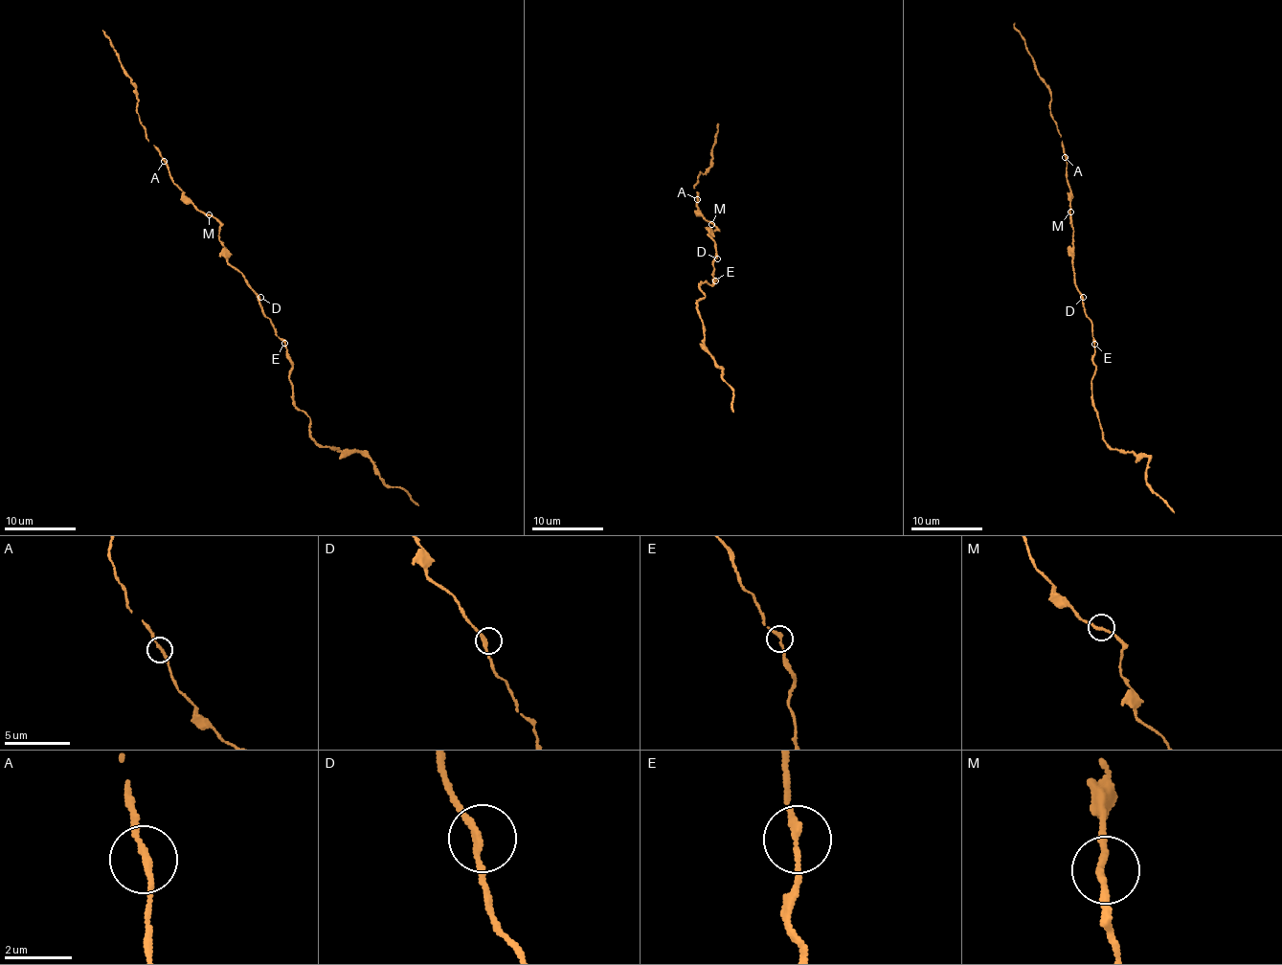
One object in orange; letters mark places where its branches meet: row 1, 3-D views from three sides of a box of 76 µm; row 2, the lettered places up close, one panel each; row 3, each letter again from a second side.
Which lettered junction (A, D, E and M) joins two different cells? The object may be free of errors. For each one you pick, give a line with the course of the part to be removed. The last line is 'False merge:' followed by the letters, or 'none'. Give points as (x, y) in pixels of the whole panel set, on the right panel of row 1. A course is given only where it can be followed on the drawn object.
E: Course of the part to remove: (1093, 344), (1092, 404), (1104, 438), (1118, 452), (1146, 455), (1149, 463), (1146, 478), (1154, 493), (1174, 513)
False merge: E

